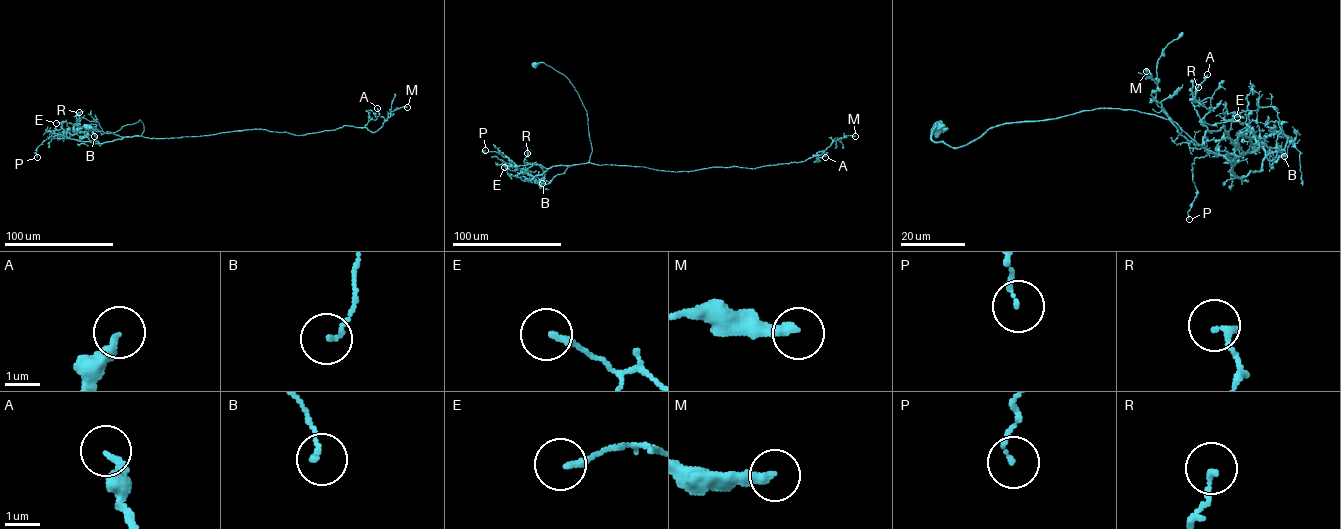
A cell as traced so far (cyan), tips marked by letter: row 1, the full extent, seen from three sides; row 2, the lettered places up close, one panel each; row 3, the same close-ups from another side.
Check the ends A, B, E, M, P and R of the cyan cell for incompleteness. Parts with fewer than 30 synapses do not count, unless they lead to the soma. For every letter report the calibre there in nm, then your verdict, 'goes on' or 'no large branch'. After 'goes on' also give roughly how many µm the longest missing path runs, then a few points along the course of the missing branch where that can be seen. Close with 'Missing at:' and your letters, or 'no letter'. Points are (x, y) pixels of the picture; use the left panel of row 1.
A: calibre 280 nm; no large branch
B: calibre 120 nm; no large branch
E: calibre 170 nm; no large branch
M: calibre 320 nm; no large branch
P: calibre 110 nm; no large branch
R: calibre 170 nm; no large branch
Missing at: no letter

